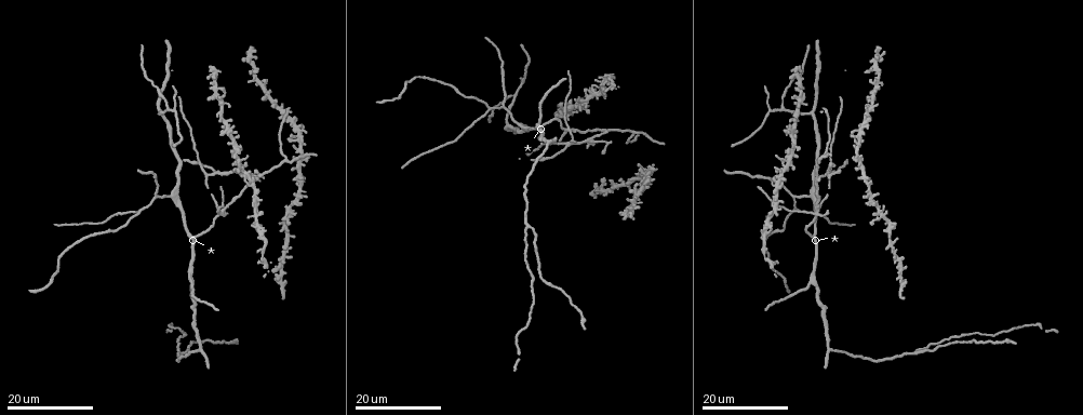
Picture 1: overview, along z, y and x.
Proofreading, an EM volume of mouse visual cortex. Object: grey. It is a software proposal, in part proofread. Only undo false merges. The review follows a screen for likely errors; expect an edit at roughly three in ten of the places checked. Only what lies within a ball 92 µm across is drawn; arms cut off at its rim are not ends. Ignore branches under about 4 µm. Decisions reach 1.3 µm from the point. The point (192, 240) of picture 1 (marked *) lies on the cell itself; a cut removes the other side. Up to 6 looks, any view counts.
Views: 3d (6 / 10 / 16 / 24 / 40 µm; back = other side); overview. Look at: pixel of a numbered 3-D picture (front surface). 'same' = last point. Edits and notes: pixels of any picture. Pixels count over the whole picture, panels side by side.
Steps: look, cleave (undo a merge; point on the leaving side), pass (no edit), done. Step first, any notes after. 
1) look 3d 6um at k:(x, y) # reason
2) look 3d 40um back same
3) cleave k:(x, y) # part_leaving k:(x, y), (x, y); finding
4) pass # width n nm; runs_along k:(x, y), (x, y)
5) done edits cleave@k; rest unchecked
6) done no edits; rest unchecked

look 3d 16um at 1:(222, 214) # looks like a crossing

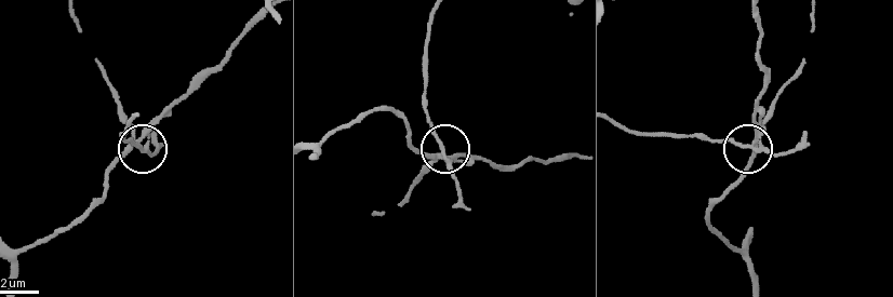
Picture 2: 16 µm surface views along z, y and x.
look 3d 10um at 2:(442, 153)

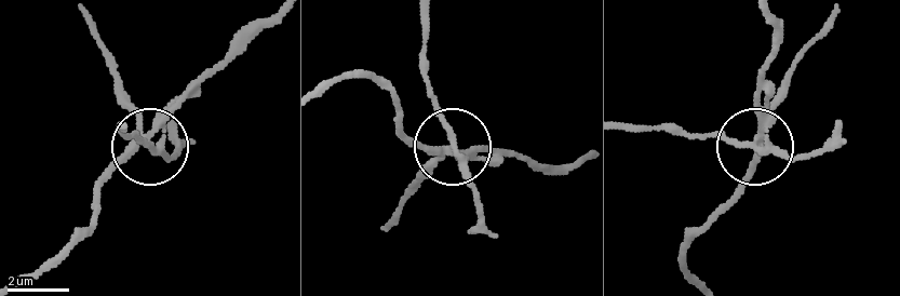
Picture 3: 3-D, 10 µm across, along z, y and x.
cleave 3:(443, 123) # side_arm 58 um; arms 5; two cells meet here

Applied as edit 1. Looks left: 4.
look overview # redraw

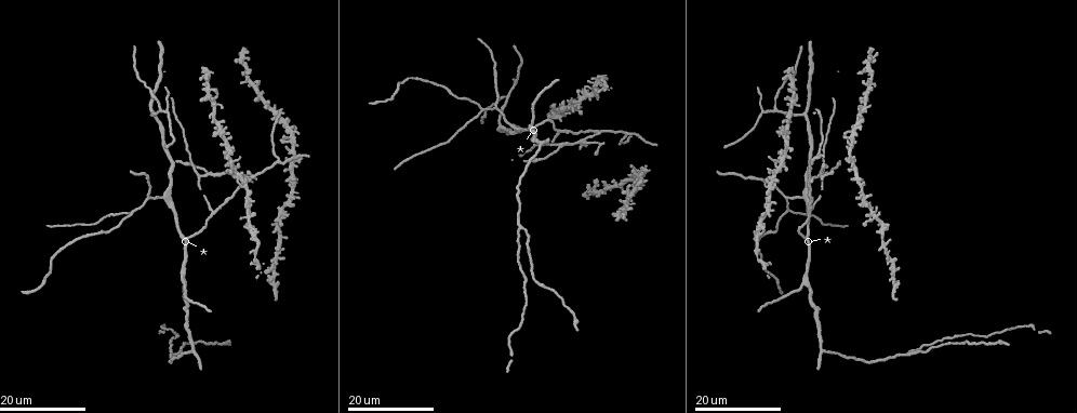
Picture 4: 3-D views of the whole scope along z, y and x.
look 3d 24um at 4:(163, 197)

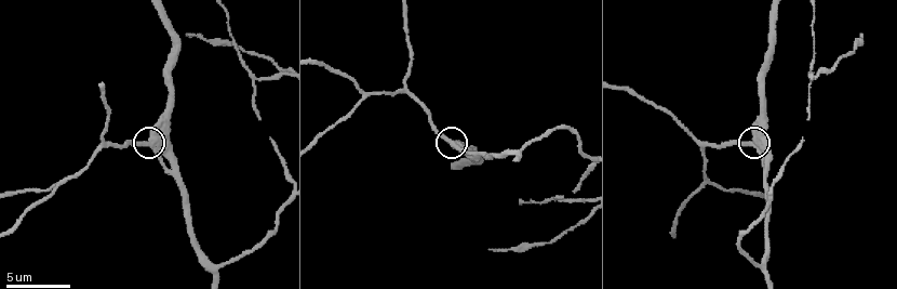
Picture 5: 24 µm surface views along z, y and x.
look 3d 6um at 5:(147, 142)

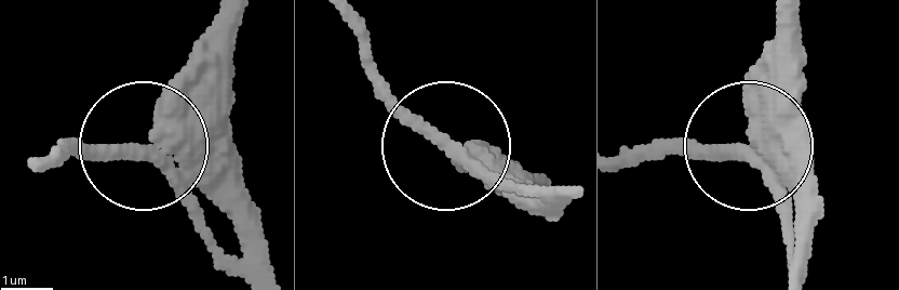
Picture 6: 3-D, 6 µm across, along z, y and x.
pass # side_arm 50 um; continuous, no second cell

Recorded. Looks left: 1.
done edits cleave@3; rest unchecked

